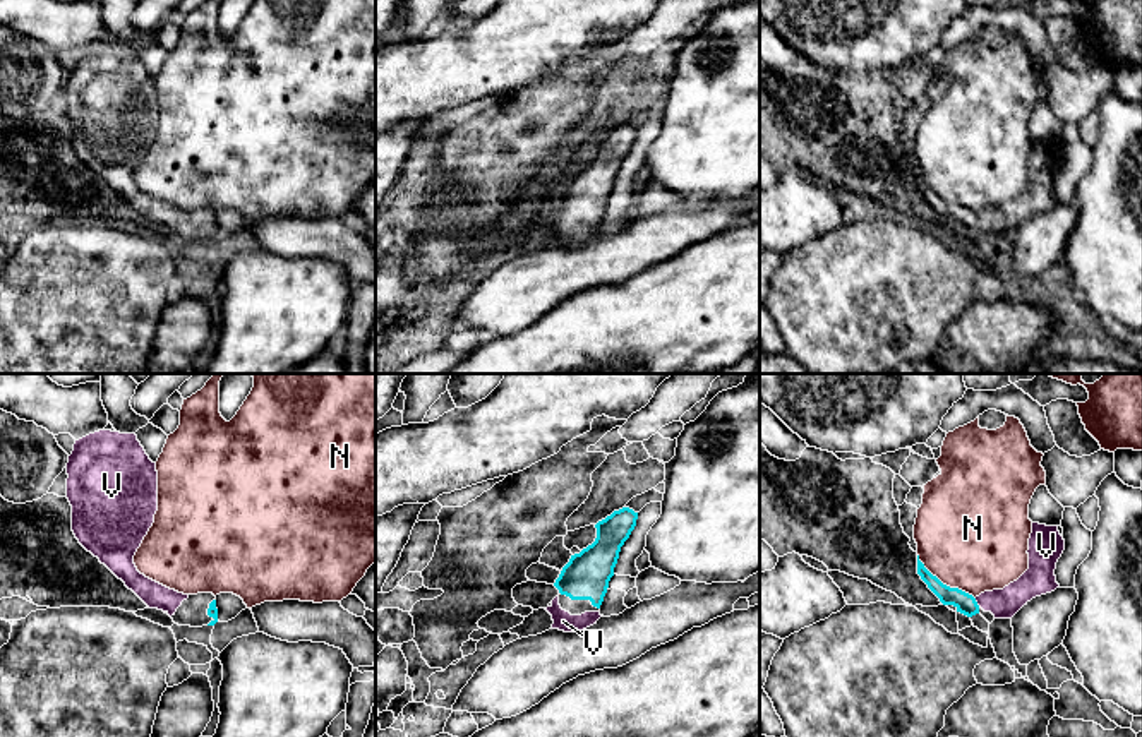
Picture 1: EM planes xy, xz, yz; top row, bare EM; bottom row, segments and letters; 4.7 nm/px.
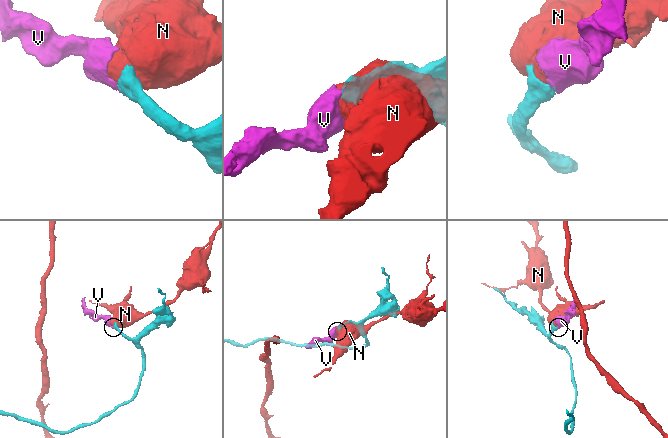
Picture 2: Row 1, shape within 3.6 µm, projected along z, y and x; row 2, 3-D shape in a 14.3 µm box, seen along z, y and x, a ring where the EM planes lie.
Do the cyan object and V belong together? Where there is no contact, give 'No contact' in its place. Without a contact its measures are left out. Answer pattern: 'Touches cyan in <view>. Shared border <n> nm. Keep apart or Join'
Touches cyan in yz. Shared border 50 nm. Join

